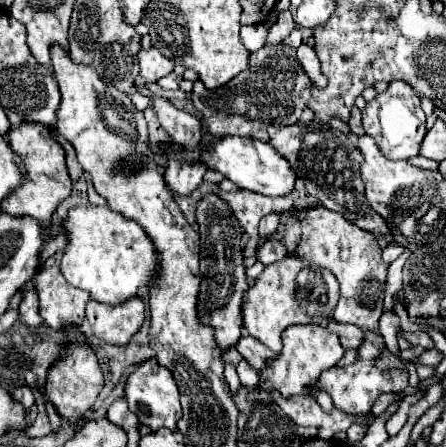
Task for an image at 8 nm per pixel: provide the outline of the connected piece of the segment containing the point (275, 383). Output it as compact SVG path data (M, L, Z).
M290 325L282 333L282 351L274 359L270 359L270 365L262 369L260 373L260 387L262 389L276 389L282 395L306 395L308 387L312 387L318 379L318 375L324 369L334 367L344 357L344 347L340 343L340 337L332 331L328 331L322 325Z

